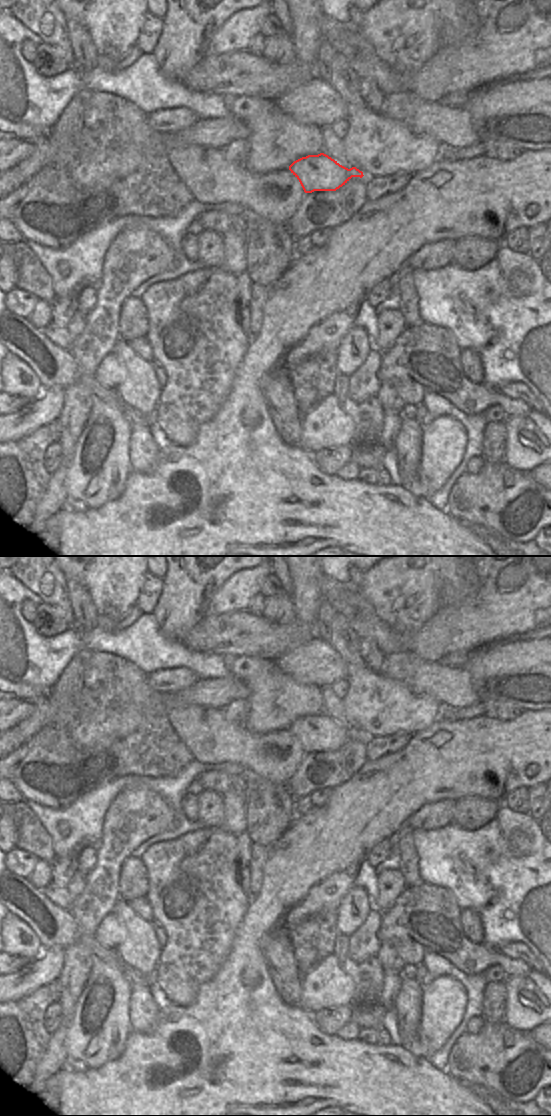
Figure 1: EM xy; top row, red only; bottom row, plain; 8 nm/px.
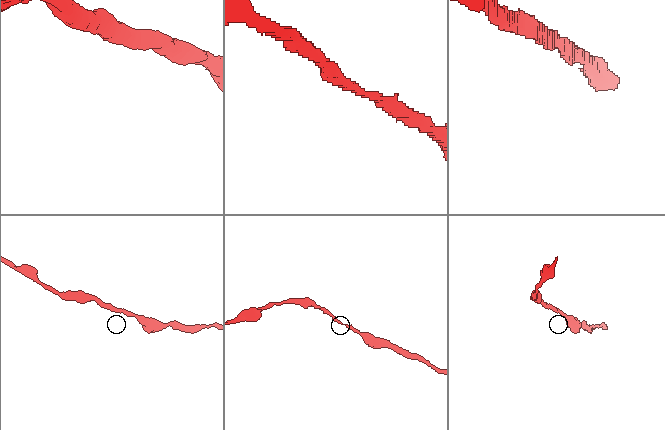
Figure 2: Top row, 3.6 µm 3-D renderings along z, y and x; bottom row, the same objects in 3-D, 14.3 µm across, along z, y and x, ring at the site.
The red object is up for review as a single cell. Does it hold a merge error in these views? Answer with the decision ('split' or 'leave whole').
leave whole

